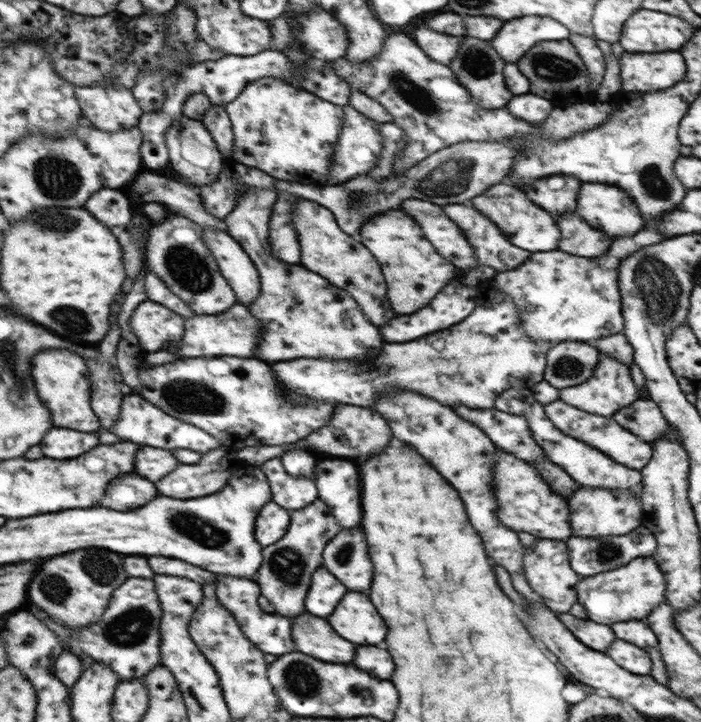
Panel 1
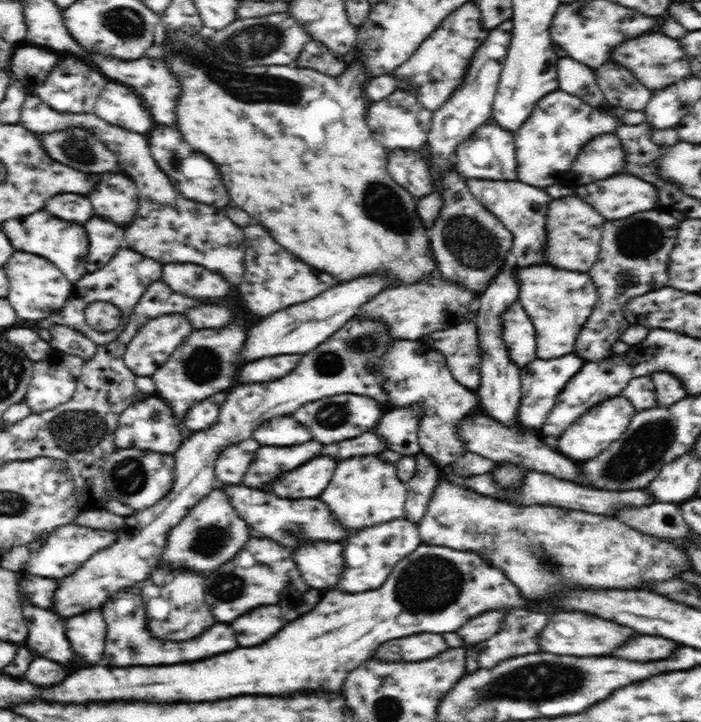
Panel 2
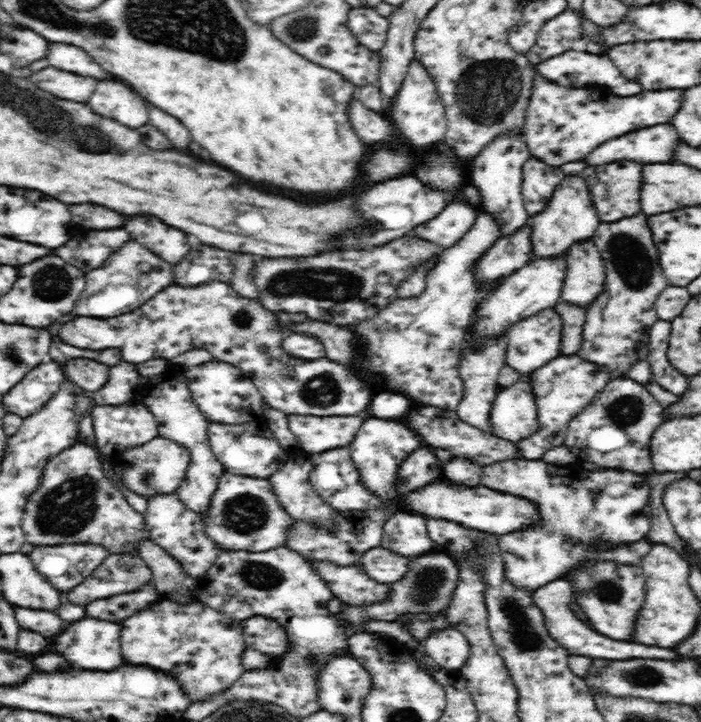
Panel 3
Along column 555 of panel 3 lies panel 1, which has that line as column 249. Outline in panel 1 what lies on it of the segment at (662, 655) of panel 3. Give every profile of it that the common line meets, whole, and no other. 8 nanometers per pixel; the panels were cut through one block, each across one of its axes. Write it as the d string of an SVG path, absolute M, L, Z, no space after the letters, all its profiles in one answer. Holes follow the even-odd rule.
M217 575L217 579L216 596L218 601L234 615L234 619L238 621L238 625L240 625L242 633L246 635L246 639L262 649L262 652L274 654L277 657L296 650L294 642L292 642L292 618L262 612L256 599L258 593L255 581L226 575Z

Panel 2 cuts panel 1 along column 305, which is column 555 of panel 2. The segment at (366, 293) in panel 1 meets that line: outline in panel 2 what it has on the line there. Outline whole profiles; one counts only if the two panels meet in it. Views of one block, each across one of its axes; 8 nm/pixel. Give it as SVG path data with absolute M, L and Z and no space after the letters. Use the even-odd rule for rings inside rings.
M568 195L554 199L548 206L547 218L547 254L538 265L552 265L552 267L588 272L598 260L600 242L602 239L602 224L606 222L588 202L582 197Z

